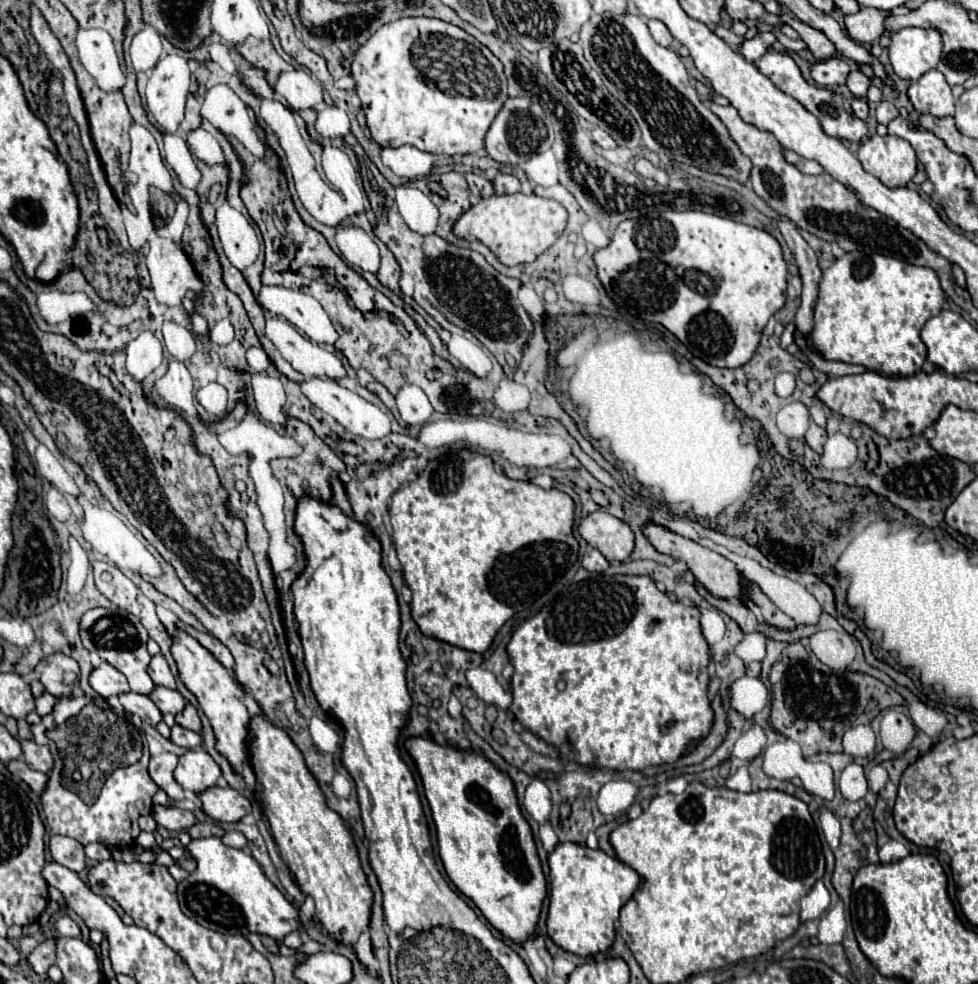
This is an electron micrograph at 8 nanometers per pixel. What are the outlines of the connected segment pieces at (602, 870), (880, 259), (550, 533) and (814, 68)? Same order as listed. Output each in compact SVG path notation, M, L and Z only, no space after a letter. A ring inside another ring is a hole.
M558 843L556 849L550 853L550 907L548 907L548 937L562 947L568 953L588 957L604 953L612 947L616 939L616 921L620 915L620 909L628 903L628 899L634 895L634 891L640 885L640 875L624 865L620 859L608 857L604 851L588 849L586 845L574 845L574 843Z
M850 251L822 271L818 299L814 305L814 329L810 331L810 339L814 349L824 359L862 365L884 375L914 375L926 361L926 345L920 339L920 331L930 317L942 311L942 303L944 291L932 269L916 267L888 255L866 255L862 251Z
M460 449L460 451L450 451L454 455L442 455L440 459L434 459L428 463L426 471L422 471L418 475L416 481L404 485L404 489L400 487L394 497L392 497L392 505L390 505L390 519L392 519L392 539L394 539L394 547L398 553L398 559L402 563L402 571L404 571L404 581L412 591L412 619L418 623L420 631L426 637L434 637L438 641L450 643L454 647L466 649L466 651L474 651L474 653L484 653L494 635L498 633L498 629L518 611L528 609L542 593L546 593L554 583L558 583L564 573L576 563L578 557L578 541L572 535L572 519L574 519L574 501L558 491L558 489L548 489L542 491L538 485L528 483L528 481L514 481L508 479L504 473L498 473L494 469L494 463L490 457L486 455L478 455L472 453L468 449Z
M830 57L822 61L814 61L810 65L810 75L818 85L844 85L846 75L850 73L848 63L842 57Z

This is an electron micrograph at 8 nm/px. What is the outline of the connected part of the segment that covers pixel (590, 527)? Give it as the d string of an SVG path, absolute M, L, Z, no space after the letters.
M594 511L586 515L578 527L578 533L608 561L624 561L634 549L634 535L630 527L604 511Z

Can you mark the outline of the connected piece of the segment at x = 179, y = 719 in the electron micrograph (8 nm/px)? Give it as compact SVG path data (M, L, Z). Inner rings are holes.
M186 703L186 709L176 715L176 723L186 727L186 729L190 729L190 731L196 731L196 733L200 733L200 727L202 727L196 707L190 705L190 703Z

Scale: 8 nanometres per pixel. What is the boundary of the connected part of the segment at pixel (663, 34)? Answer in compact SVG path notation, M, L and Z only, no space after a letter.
M650 19L648 21L648 27L650 27L650 33L652 33L652 37L660 43L660 45L664 45L664 47L668 47L670 43L672 43L672 35L670 35L670 31L668 31L668 27L662 23L662 21L656 21L656 19Z

